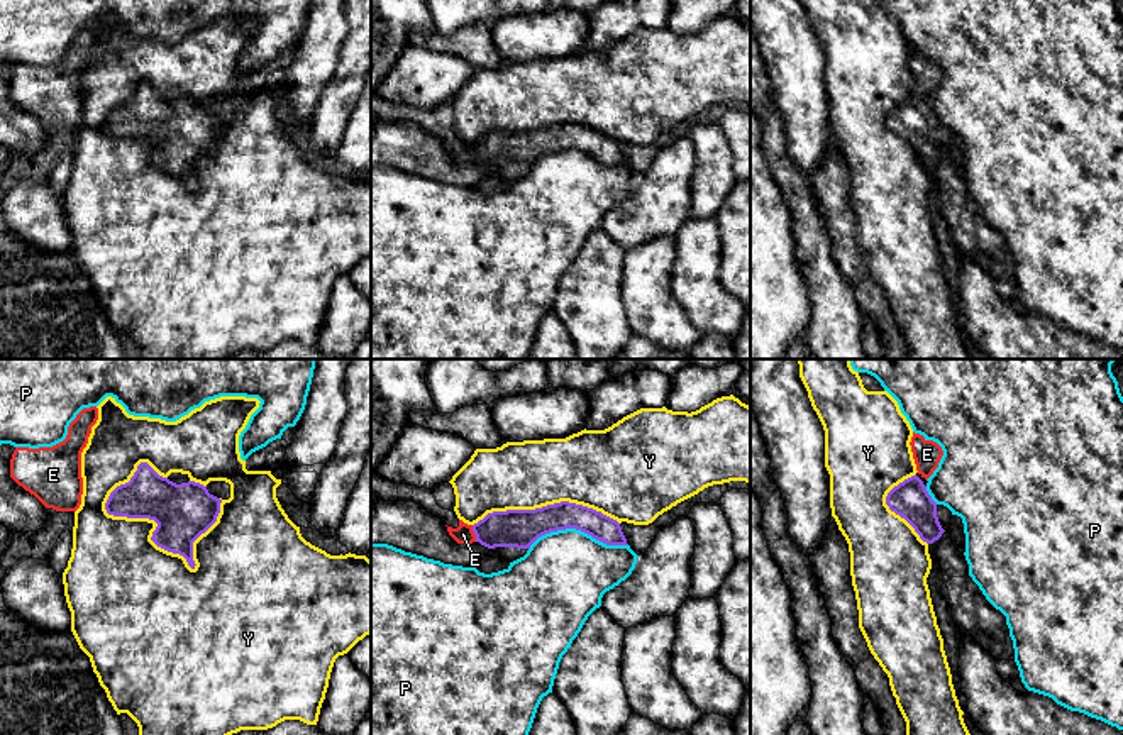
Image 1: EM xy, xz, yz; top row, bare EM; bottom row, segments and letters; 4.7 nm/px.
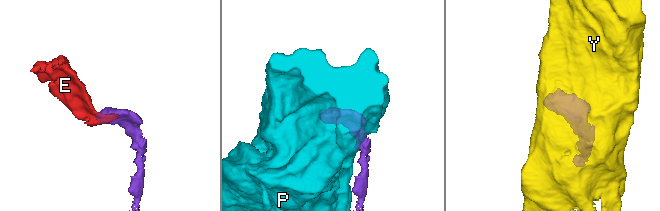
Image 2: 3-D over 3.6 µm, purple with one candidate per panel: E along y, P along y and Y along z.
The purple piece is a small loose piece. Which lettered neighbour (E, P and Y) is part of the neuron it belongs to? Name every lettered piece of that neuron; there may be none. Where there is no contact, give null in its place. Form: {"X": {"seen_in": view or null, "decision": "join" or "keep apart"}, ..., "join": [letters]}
{"E": {"seen_in": "xz", "decision": "join"}, "P": {"seen_in": "xz", "decision": "keep apart"}, "Y": {"seen_in": "xy", "decision": "keep apart"}, "join": ["E"]}

